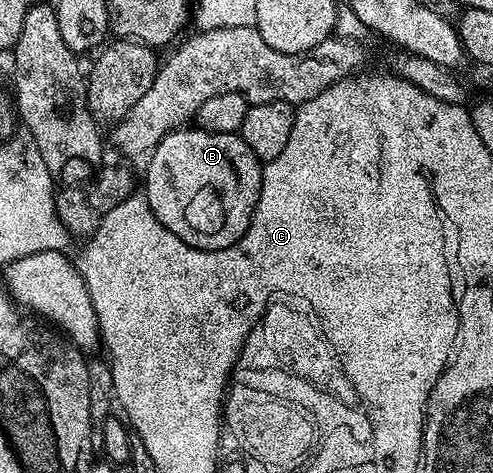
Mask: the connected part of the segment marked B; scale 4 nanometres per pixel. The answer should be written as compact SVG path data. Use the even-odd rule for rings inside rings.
M184 125L167 136L150 152L147 163L147 188L145 194L149 209L181 241L203 251L220 251L231 247L243 236L251 224L251 214L261 193L263 168L261 160L245 145L242 134L213 133L195 125Z

